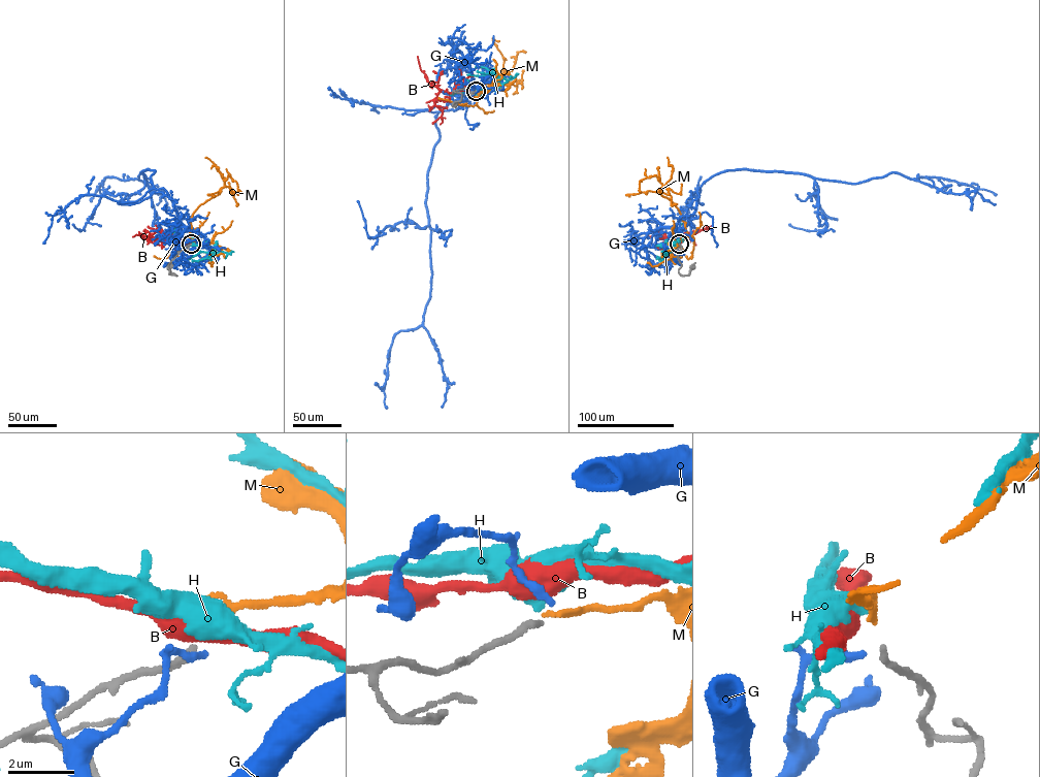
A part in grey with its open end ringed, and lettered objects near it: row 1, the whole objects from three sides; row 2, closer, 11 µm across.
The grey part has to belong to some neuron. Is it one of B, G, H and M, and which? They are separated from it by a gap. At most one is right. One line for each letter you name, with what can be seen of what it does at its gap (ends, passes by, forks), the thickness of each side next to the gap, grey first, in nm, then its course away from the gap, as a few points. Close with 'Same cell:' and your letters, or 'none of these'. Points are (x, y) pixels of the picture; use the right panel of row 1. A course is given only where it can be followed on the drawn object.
M: it ends | 200/240 nm | via (678, 243), (687, 236), (685, 223), (675, 204), (661, 194), (657, 177), (641, 180), (640, 192)
Same cell: M

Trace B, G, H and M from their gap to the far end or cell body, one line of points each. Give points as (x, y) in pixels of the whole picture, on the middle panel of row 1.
B: (476, 90), (441, 91), (428, 81), (417, 56)
G: (476, 90), (436, 117), (425, 206), (430, 297), (422, 324), (393, 340), (387, 408)
H: (476, 90), (490, 89), (499, 79), (467, 74)
M: (476, 90), (481, 92), (475, 99), (476, 93), (501, 73), (509, 74), (518, 52), (525, 52)

